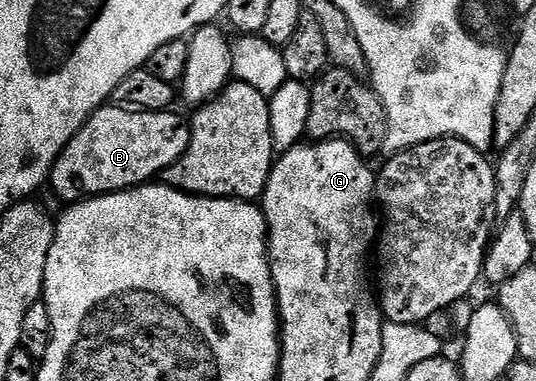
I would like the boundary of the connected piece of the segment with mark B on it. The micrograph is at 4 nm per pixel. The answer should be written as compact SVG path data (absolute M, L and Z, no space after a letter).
M103 105L98 108L97 111L91 115L90 120L86 122L85 125L74 134L72 141L68 141L68 145L60 153L60 157L54 162L54 168L50 170L50 177L48 180L49 190L54 190L60 198L63 199L63 204L73 205L76 203L81 203L84 199L92 199L95 195L113 195L116 191L129 191L135 187L141 187L143 185L149 184L150 179L153 177L161 176L162 172L169 169L171 165L176 162L176 160L182 158L182 155L188 149L190 144L190 129L191 124L186 123L181 119L180 116L174 115L173 110L169 111L131 111L129 107L120 107L117 105Z

